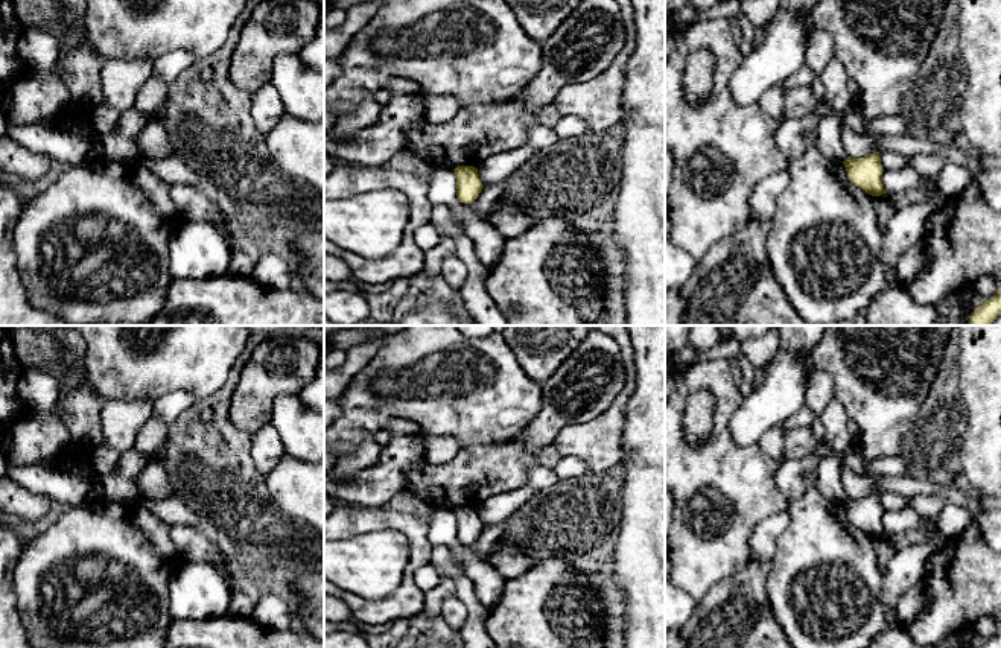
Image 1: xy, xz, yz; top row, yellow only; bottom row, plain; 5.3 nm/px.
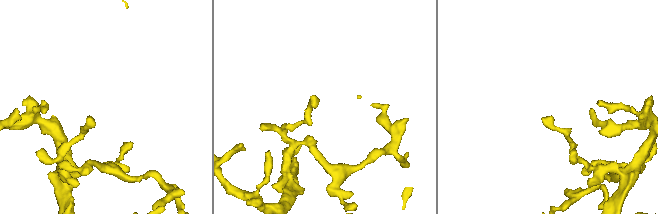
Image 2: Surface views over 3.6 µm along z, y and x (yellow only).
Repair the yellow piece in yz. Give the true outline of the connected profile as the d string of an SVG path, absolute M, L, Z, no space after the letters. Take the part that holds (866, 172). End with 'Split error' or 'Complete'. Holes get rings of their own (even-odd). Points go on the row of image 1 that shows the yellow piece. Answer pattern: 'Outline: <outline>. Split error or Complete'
Outline: M879 152L861 158L847 157L843 161L849 181L872 196L881 196L885 192L882 184L882 164Z. Complete

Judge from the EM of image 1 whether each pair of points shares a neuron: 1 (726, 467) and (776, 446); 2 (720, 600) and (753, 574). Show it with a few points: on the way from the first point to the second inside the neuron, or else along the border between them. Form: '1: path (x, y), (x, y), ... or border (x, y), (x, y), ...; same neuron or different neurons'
1: border (756, 443), (779, 463); different neurons
2: path (727, 595), (734, 594), (746, 581); same neuron

